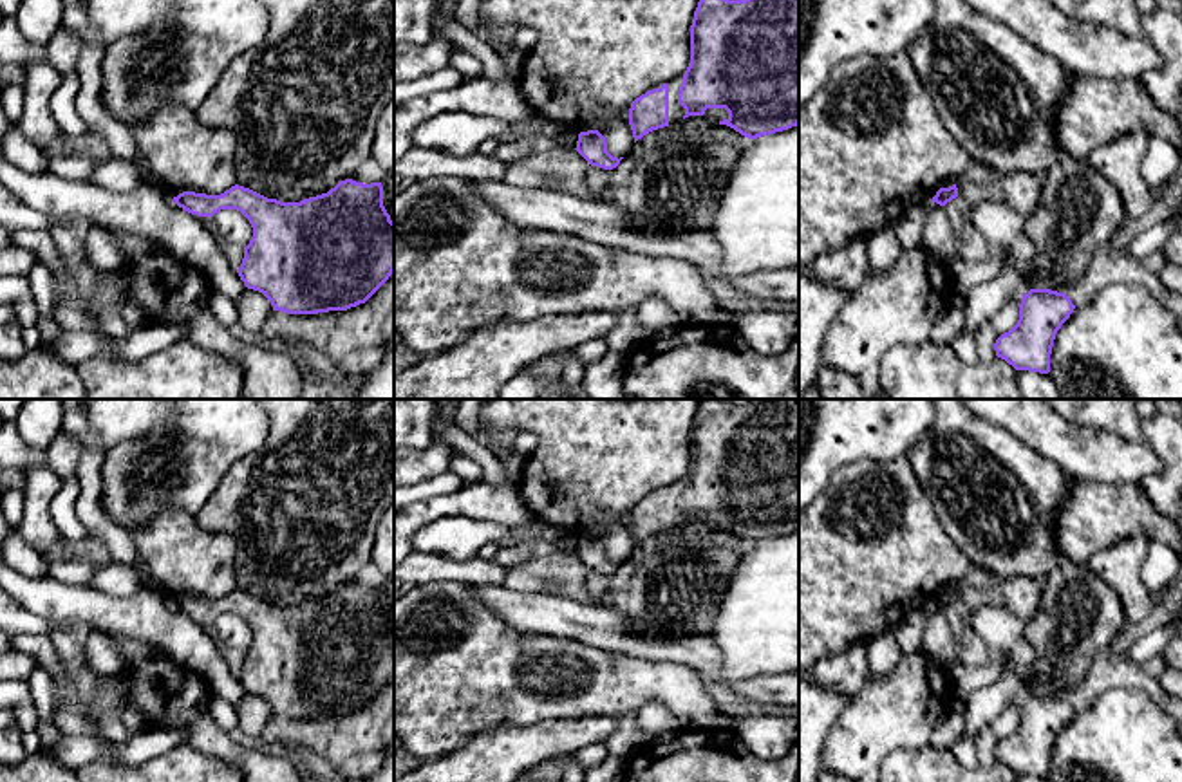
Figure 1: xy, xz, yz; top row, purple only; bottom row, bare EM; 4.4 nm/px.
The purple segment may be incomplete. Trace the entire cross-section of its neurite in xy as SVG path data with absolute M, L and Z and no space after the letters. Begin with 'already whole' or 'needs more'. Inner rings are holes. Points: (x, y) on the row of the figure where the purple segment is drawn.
already whole; M340 181L327 193L300 202L267 199L249 188L231 186L220 195L183 191L174 202L197 217L220 209L240 211L253 228L237 269L248 289L262 293L273 311L318 314L365 303L394 273L394 222L383 206L381 182Z

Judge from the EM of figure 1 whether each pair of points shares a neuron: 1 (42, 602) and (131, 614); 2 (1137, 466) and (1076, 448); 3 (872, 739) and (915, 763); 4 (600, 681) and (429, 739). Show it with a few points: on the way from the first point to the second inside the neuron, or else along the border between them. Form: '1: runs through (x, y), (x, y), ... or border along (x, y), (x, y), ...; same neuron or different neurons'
1: runs through (64, 604), (109, 614); same neuron
2: runs through (1123, 463), (1090, 454); same neuron
3: border along (928, 744), (893, 750), (881, 763); different neurons
4: runs through (557, 701), (472, 703); same neuron

